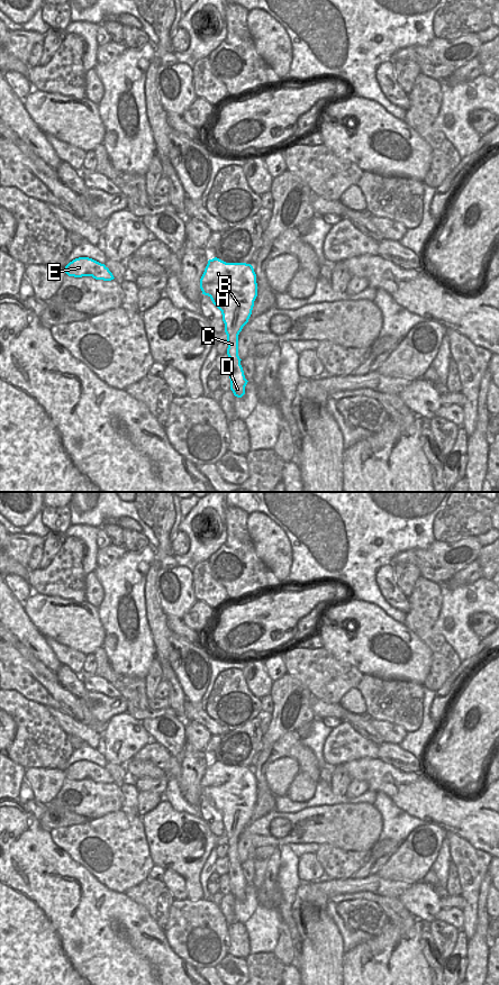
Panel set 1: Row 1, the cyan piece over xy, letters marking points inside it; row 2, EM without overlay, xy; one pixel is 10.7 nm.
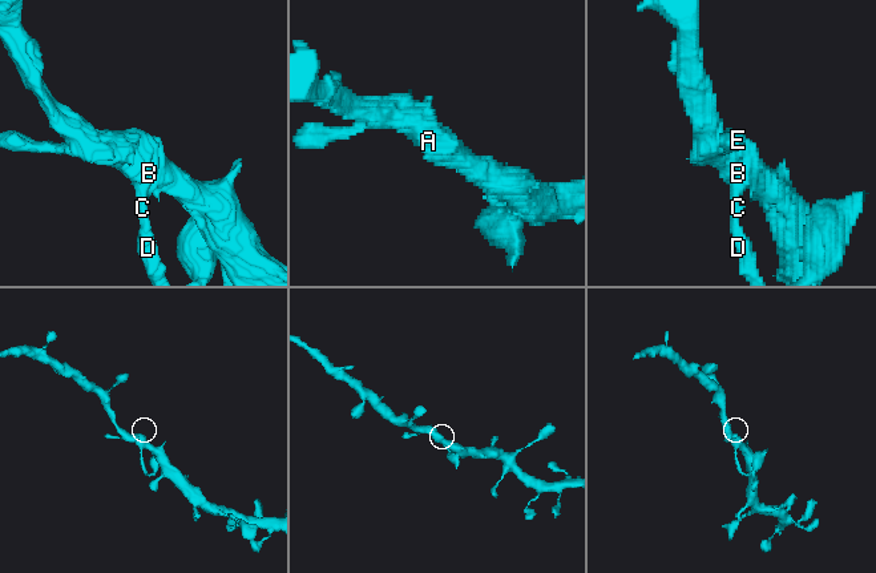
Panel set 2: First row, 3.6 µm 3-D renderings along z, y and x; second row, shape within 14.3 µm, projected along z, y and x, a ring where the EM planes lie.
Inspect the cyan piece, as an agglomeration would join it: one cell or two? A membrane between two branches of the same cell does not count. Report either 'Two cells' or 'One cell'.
One cell.

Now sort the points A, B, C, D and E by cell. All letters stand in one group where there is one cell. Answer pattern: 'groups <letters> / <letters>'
groups A B C D E

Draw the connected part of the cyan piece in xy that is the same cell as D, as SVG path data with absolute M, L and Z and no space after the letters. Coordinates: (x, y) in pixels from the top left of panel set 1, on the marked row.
M215 257L208 261L200 289L221 311L228 343L230 390L242 398L248 381L238 356L238 335L248 322L257 297L256 274L251 264L226 263Z

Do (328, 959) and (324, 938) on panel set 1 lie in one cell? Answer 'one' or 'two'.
one

